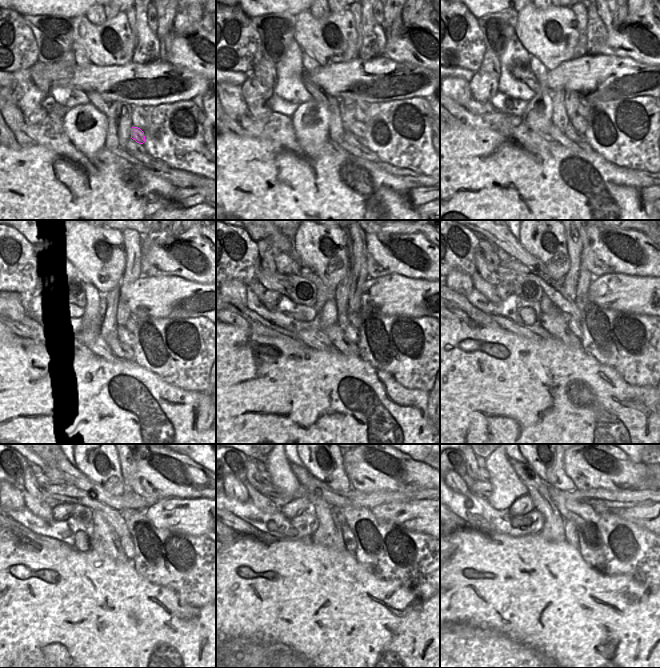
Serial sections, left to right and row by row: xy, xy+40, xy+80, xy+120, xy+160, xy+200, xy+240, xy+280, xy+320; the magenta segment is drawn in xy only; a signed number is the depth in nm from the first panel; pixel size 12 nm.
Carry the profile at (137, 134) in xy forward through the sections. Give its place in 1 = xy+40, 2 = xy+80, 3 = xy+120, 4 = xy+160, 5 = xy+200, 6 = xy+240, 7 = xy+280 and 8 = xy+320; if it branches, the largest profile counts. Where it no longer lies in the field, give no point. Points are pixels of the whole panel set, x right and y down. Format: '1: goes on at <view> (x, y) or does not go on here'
1: goes on at xy+40 (358, 128)
2: goes on at xy+80 (580, 124)
3: goes on at xy+120 (125, 335)
4: goes on at xy+160 (353, 333)
5: goes on at xy+200 (575, 326)
6: goes on at xy+240 (127, 545)
7: goes on at xy+280 (349, 537)
8: goes on at xy+320 (571, 535)

